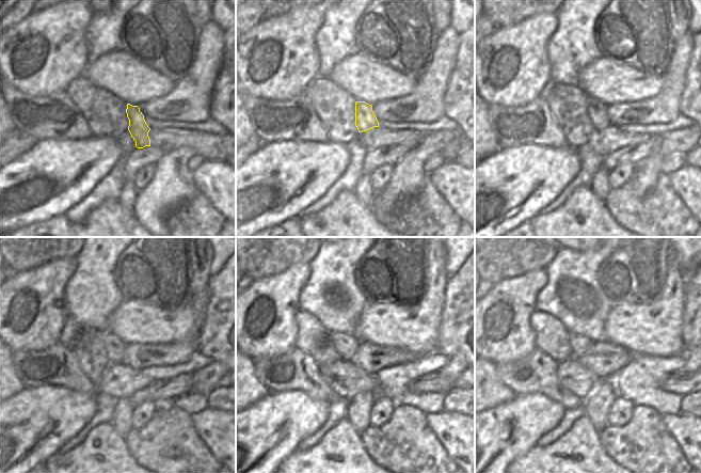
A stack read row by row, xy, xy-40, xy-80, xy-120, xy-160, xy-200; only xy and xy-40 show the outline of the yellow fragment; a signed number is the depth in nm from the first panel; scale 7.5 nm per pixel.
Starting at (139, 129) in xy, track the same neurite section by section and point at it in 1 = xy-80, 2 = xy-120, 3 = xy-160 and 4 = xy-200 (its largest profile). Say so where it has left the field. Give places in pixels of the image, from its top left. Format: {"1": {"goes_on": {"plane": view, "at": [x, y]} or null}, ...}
{"1": {"goes_on": {"plane": "xy-80", "at": [598, 112]}}, "2": {"goes_on": {"plane": "xy-120", "at": [114, 347]}}, "3": {"goes_on": {"plane": "xy-160", "at": [346, 345]}}, "4": {"goes_on": {"plane": "xy-200", "at": [578, 343]}}}

